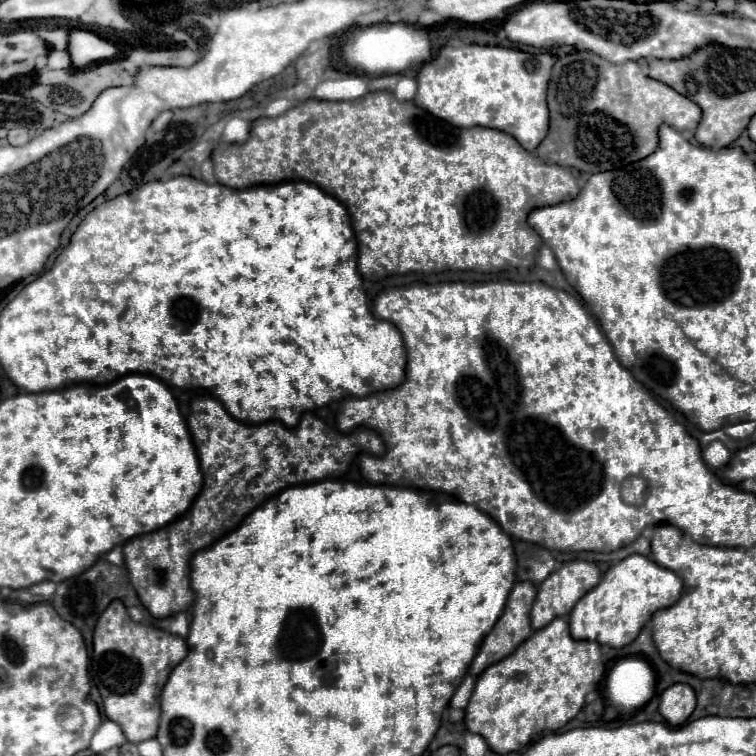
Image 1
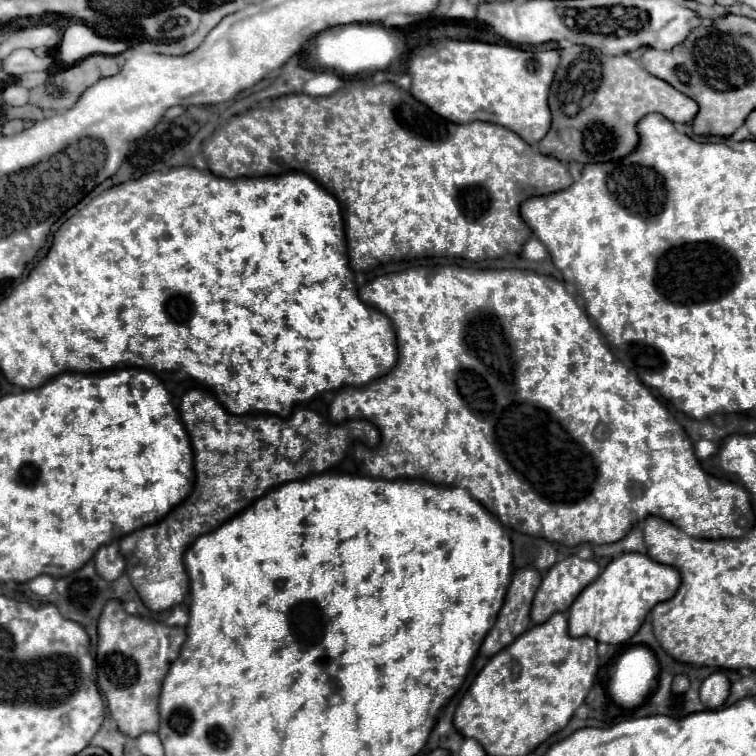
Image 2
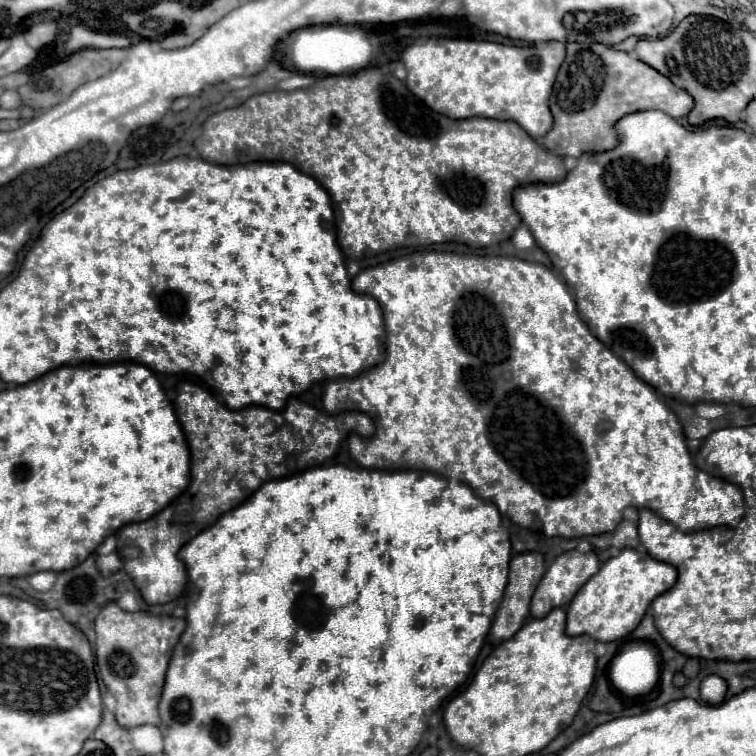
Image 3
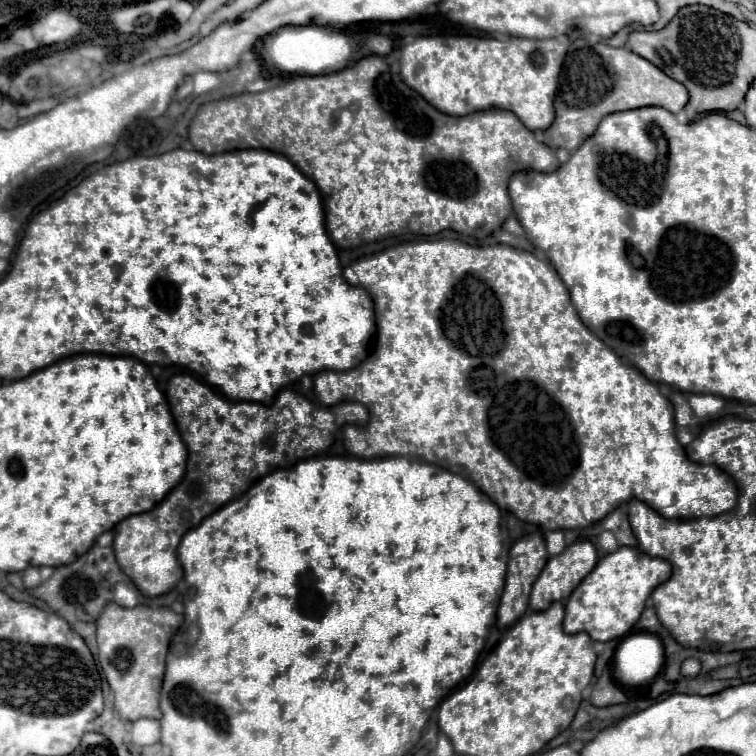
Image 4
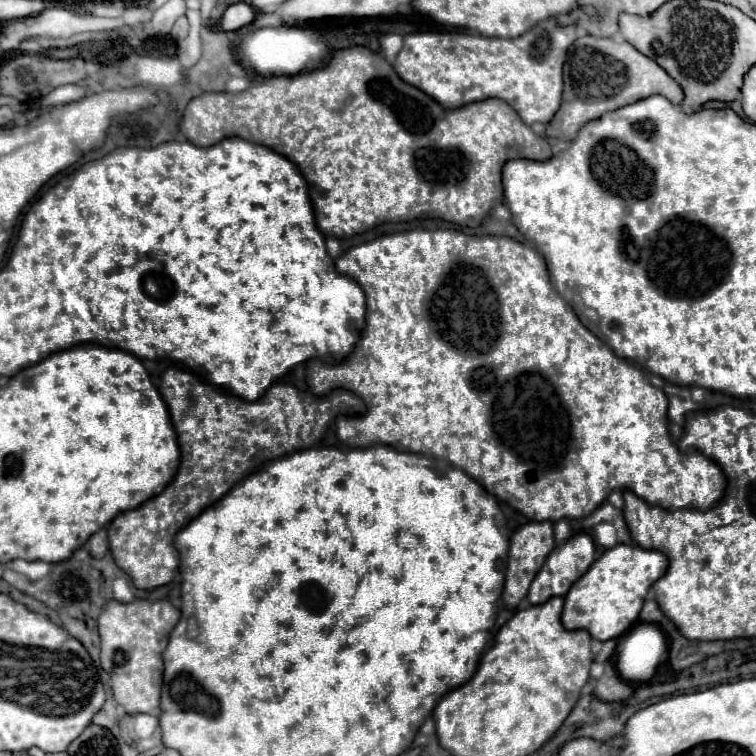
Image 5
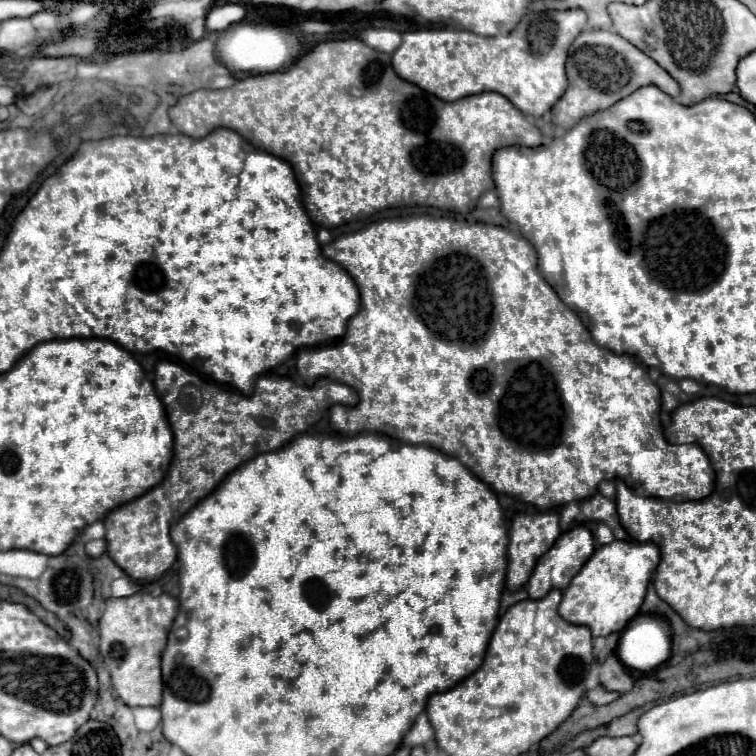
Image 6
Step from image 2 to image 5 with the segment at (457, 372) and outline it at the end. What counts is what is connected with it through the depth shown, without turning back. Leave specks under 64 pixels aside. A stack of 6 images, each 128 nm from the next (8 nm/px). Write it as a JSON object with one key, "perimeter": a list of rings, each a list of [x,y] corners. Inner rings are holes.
{"perimeter":[[[454,228],[446,230],[404,230],[394,234],[378,236],[372,242],[358,244],[346,250],[340,258],[334,260],[336,270],[340,274],[356,280],[366,294],[366,326],[360,332],[360,338],[352,350],[340,364],[328,364],[324,360],[312,358],[306,362],[306,380],[314,394],[328,394],[334,388],[344,388],[358,394],[366,404],[364,416],[338,416],[336,428],[338,438],[352,448],[366,448],[372,444],[394,446],[402,452],[416,452],[426,456],[436,456],[452,466],[464,470],[478,484],[482,484],[490,494],[498,500],[508,502],[516,510],[520,510],[530,520],[552,520],[560,518],[582,518],[588,516],[596,506],[600,506],[612,490],[632,490],[636,496],[646,500],[652,506],[662,508],[700,508],[708,510],[714,502],[718,502],[726,488],[726,478],[720,466],[716,466],[710,458],[701,452],[693,452],[686,456],[676,448],[670,438],[666,418],[668,418],[668,398],[660,388],[654,388],[640,368],[630,364],[624,358],[618,358],[602,340],[598,340],[590,330],[582,326],[572,306],[564,302],[558,292],[552,288],[546,262],[542,254],[538,254],[532,246],[526,246],[508,236],[472,236]]]}

